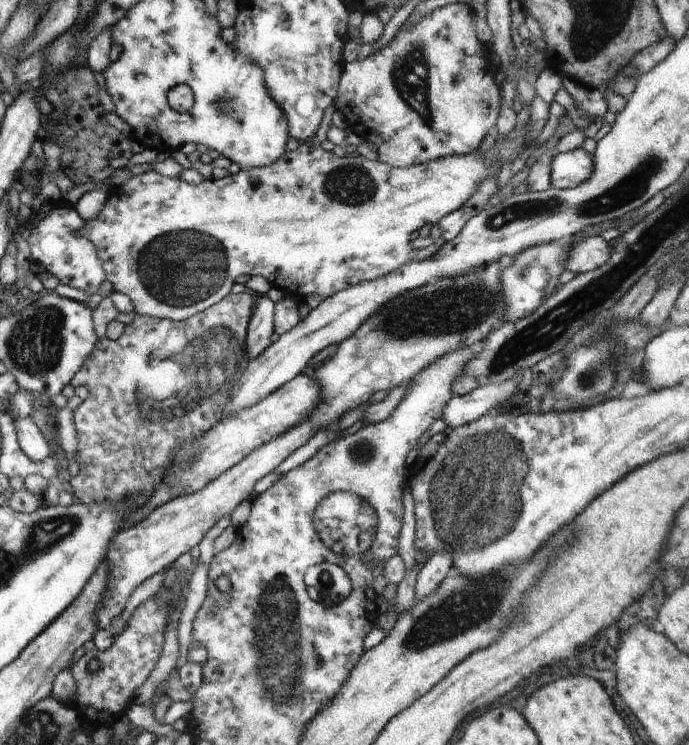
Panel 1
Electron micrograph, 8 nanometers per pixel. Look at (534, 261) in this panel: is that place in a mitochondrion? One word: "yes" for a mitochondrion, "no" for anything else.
yes

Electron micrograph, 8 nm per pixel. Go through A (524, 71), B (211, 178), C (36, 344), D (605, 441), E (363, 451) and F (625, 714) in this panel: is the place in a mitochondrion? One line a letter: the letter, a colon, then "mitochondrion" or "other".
A: other
B: other
C: mitochondrion
D: other
E: mitochondrion
F: other

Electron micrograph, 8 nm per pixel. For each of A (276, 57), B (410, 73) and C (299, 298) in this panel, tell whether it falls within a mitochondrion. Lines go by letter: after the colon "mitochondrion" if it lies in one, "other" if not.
A: mitochondrion
B: mitochondrion
C: other

